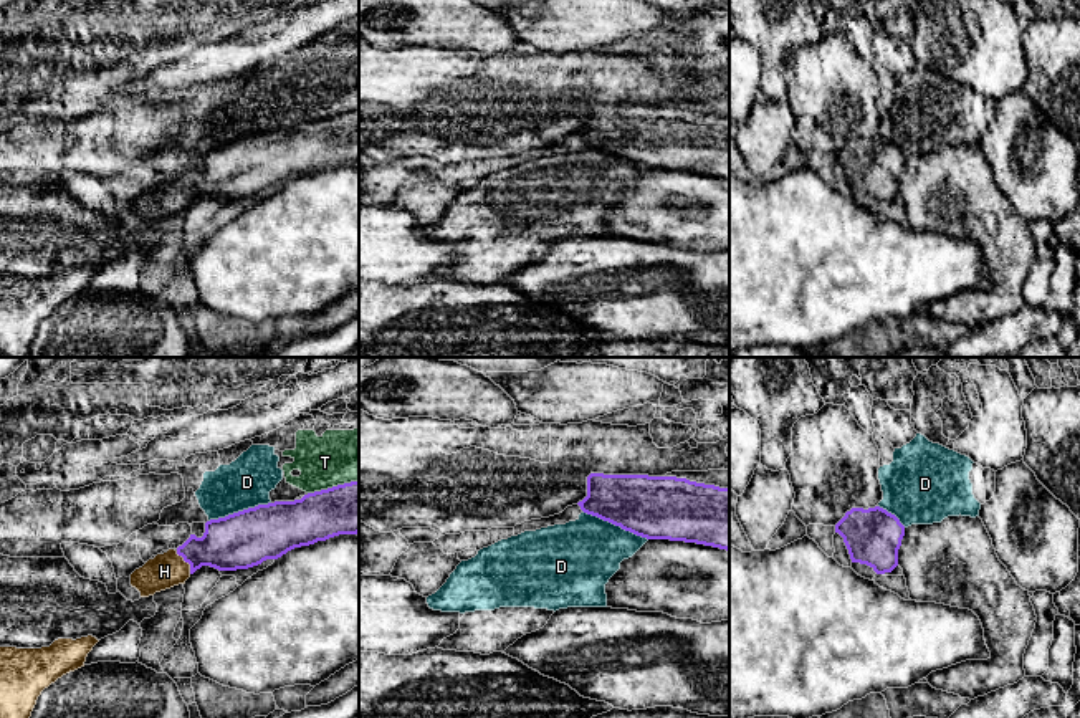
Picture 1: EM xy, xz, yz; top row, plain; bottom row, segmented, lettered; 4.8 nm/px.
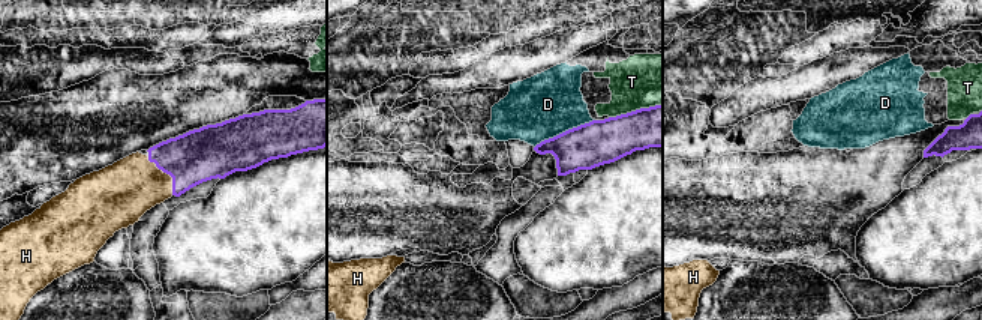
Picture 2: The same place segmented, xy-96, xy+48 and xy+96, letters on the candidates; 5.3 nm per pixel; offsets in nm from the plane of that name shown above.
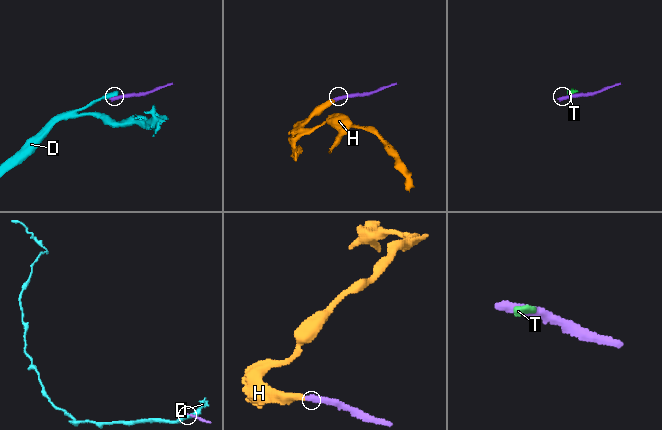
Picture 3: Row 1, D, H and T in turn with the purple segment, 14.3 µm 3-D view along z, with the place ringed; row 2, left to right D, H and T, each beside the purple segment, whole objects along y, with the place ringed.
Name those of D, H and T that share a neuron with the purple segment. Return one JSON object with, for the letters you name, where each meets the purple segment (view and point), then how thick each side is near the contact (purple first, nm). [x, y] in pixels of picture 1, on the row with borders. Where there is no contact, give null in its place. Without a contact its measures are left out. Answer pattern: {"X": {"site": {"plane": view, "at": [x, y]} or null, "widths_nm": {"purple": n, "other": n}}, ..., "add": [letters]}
{"H": {"site": {"plane": "xy", "at": [187, 561]}, "widths_nm": {"purple": 260, "other": 170}}, "add": ["H"]}

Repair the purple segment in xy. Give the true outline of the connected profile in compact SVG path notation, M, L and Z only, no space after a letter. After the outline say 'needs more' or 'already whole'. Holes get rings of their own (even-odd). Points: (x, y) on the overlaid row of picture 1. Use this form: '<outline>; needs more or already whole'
M359 481L304 495L294 501L258 505L205 523L202 538L149 559L131 574L141 597L170 589L202 566L248 569L288 551L359 533Z; needs more

